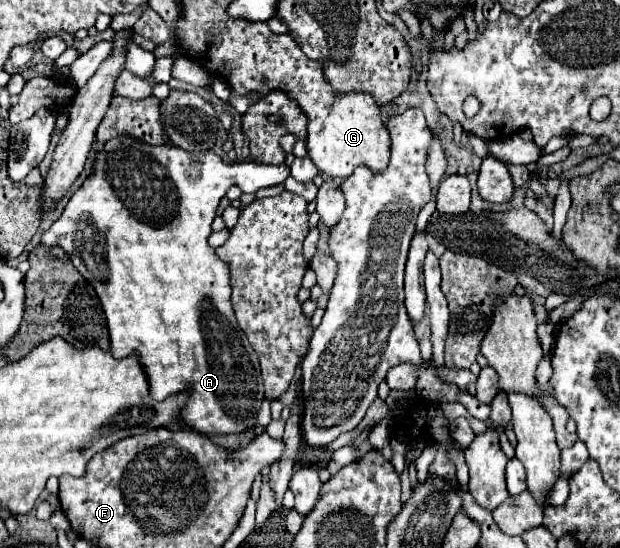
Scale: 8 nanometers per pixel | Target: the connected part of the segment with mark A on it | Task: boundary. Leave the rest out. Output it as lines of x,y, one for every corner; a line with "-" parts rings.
119,136
119,140
109,140
109,144
105,144
103,152
97,154
95,158
95,172
83,182
81,188
77,188
77,192
71,196
69,204
65,206
61,218
41,236
41,244
45,246
61,246
69,258
73,260
73,266
85,276
85,280
89,280
89,284
95,288
101,304
105,306
105,318
107,318
107,328
109,328
109,336
111,336
111,354
117,360
123,360
131,354
135,354
145,370
147,382
149,382
149,394
153,400
165,400
167,396
173,394
181,394
181,392
189,392
187,402
179,408
179,424
193,428
199,434
243,434
251,428
257,426
257,414
261,410
261,402
265,400
263,396
263,380
261,380
261,368
259,368
259,360
255,350
251,348
247,336
243,334
243,330
237,324
233,306
231,306
231,276
229,276
229,266
223,264
223,260
219,260
219,256
215,254
215,250
209,246
209,236
211,236
211,224
217,216
217,208
219,208
219,200
227,194
227,190
231,186
239,186
241,192
257,192
259,188
269,188
275,184
285,182
285,178
289,176
289,166
283,164
263,164
263,162
233,162
233,164
225,164
213,150
207,152
185,152
177,146
165,146
165,148
155,148
151,144
133,140
129,136

